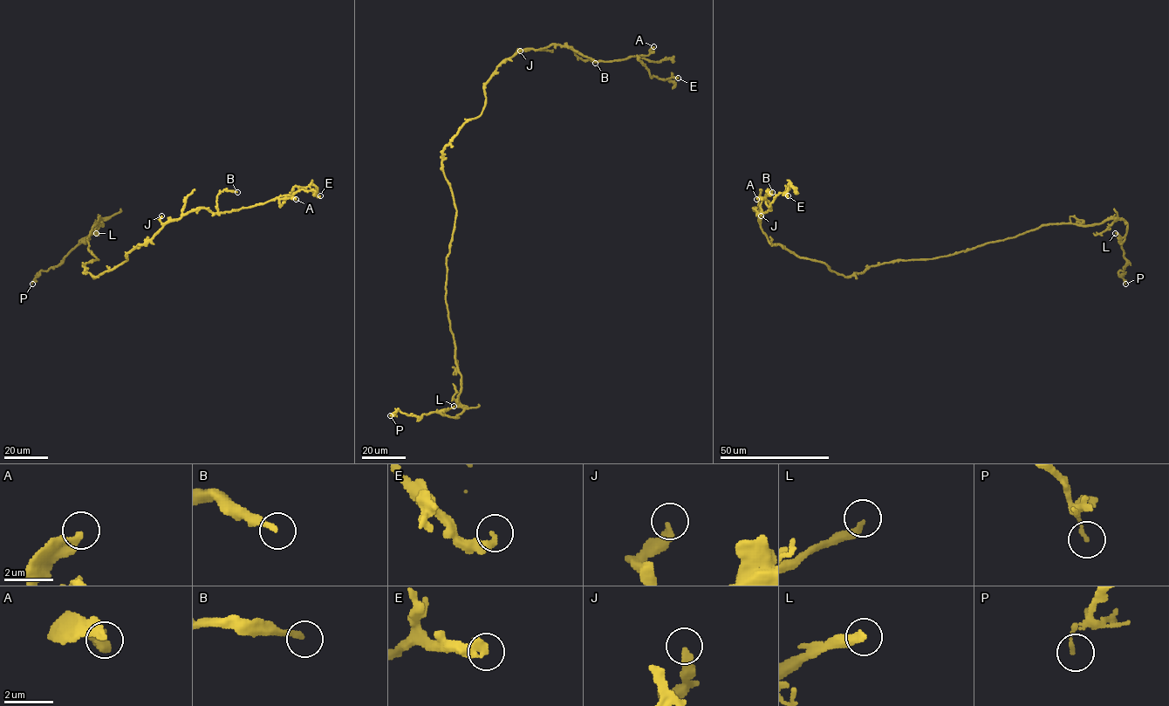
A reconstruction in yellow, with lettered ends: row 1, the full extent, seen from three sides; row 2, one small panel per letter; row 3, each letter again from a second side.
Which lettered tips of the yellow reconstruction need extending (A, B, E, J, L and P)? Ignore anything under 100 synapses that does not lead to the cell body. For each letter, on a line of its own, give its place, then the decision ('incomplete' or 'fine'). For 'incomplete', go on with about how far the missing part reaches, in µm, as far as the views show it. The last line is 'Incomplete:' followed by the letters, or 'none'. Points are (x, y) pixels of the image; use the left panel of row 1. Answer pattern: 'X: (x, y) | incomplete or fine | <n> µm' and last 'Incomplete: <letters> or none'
A: (296, 199) | fine
B: (237, 192) | fine
E: (320, 195) | fine
J: (161, 215) | fine
L: (96, 233) | fine
P: (32, 284) | fine
Incomplete: none

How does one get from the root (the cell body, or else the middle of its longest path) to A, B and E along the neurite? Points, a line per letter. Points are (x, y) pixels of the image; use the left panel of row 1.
A: (85, 265), (85, 272), (95, 277), (109, 271), (167, 223), (194, 209), (225, 213), (276, 198), (296, 199)
B: (85, 265), (85, 272), (95, 277), (109, 271), (167, 223), (200, 208), (216, 213), (221, 192), (237, 192)
E: (85, 265), (95, 277), (109, 271), (200, 208), (280, 206), (295, 186), (320, 195)

